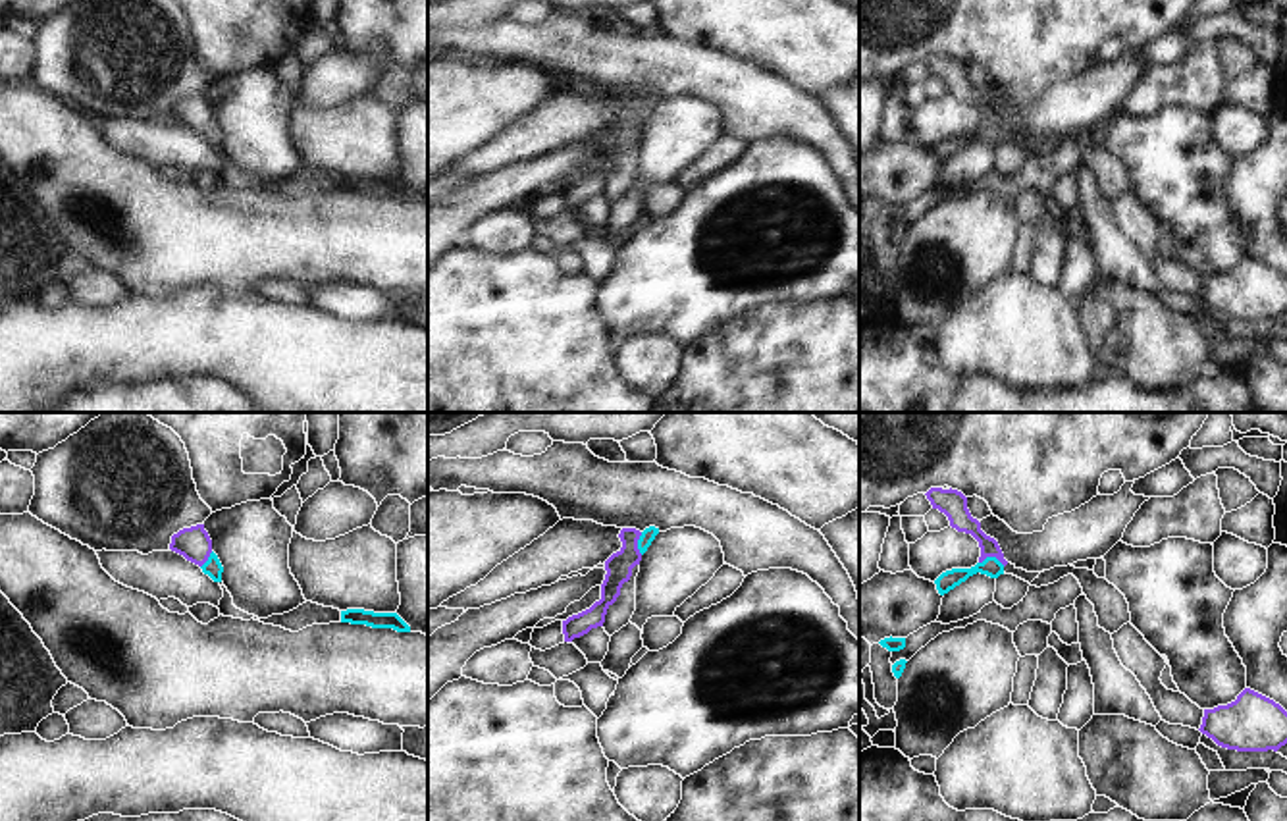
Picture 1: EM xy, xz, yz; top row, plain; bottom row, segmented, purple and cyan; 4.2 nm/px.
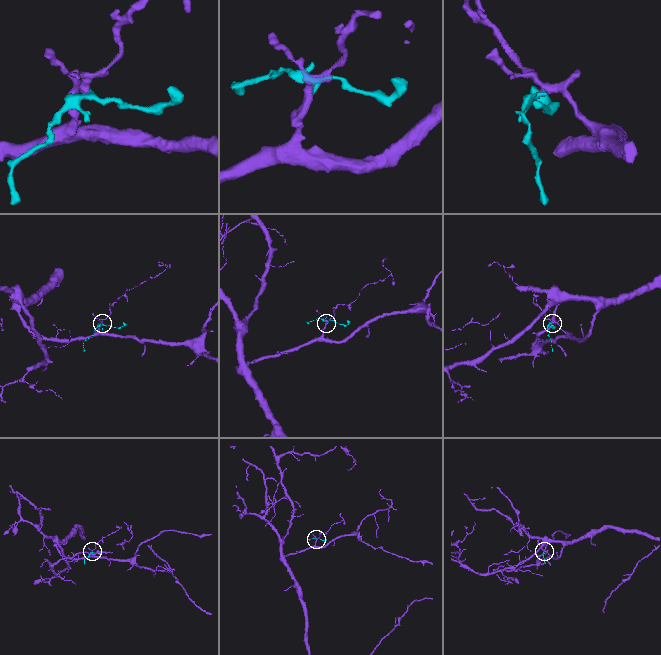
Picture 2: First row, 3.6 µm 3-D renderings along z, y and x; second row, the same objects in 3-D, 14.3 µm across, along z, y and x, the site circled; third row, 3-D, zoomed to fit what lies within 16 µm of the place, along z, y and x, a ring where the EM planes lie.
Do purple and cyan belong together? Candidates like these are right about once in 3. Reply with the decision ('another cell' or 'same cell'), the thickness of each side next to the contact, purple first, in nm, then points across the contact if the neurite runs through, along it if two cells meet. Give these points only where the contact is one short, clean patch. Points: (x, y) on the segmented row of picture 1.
same cell | 100/80 nm | across yz (956, 509), (989, 546), (993, 556), (991, 565)

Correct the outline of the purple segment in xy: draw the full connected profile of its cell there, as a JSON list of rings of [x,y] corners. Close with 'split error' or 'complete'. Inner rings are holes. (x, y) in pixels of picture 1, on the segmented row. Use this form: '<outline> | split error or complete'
[[[204,524],[183,528],[171,536],[170,549],[198,565],[214,582],[222,582],[223,567],[212,551],[212,540]]] | split error

